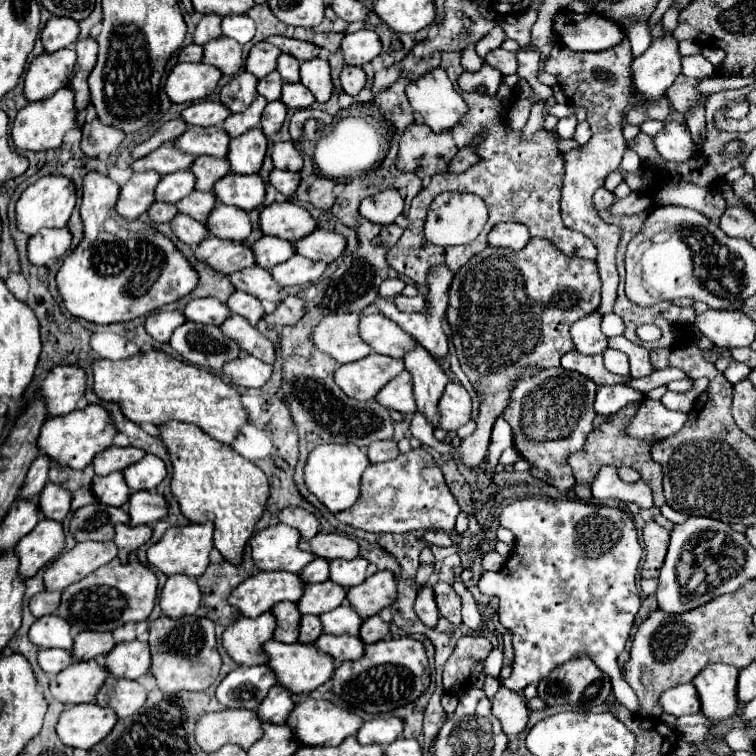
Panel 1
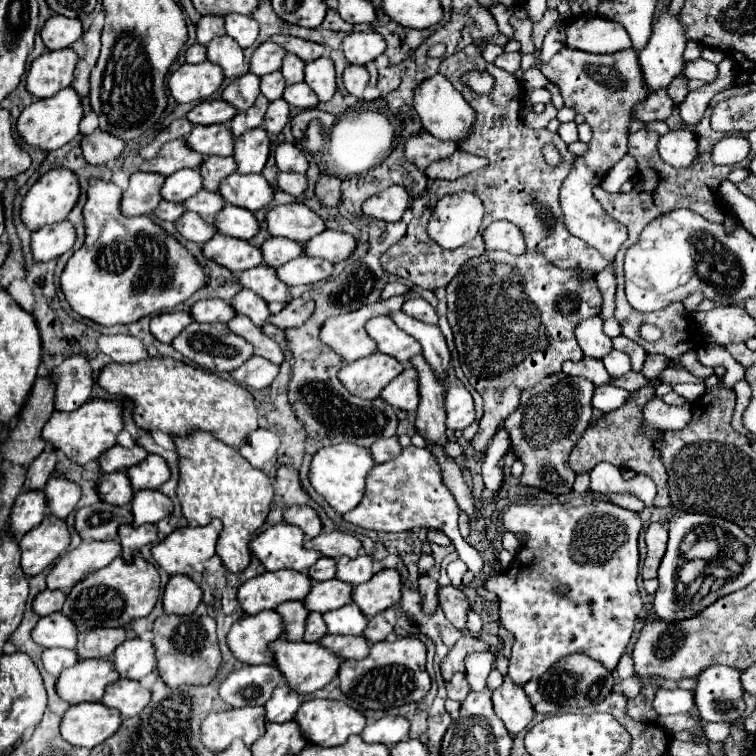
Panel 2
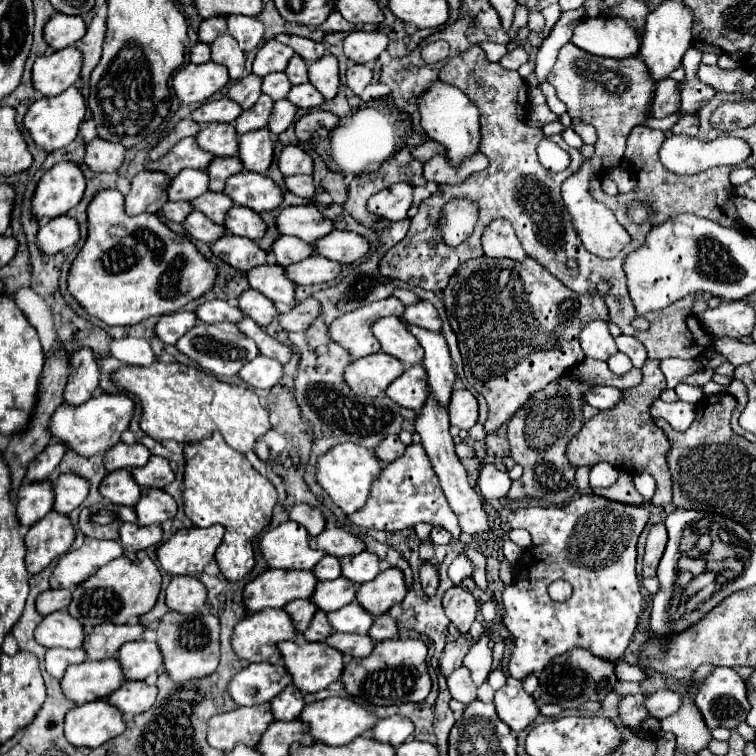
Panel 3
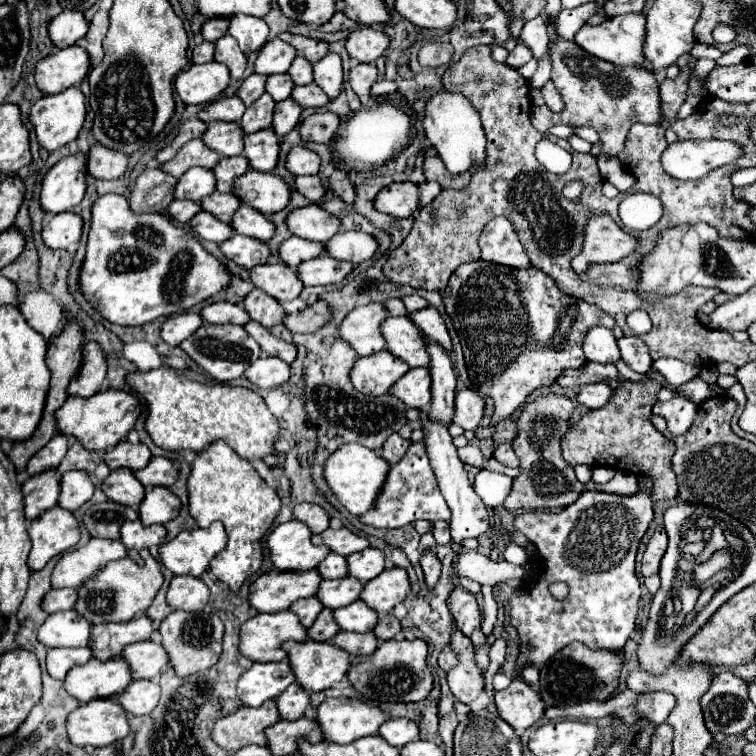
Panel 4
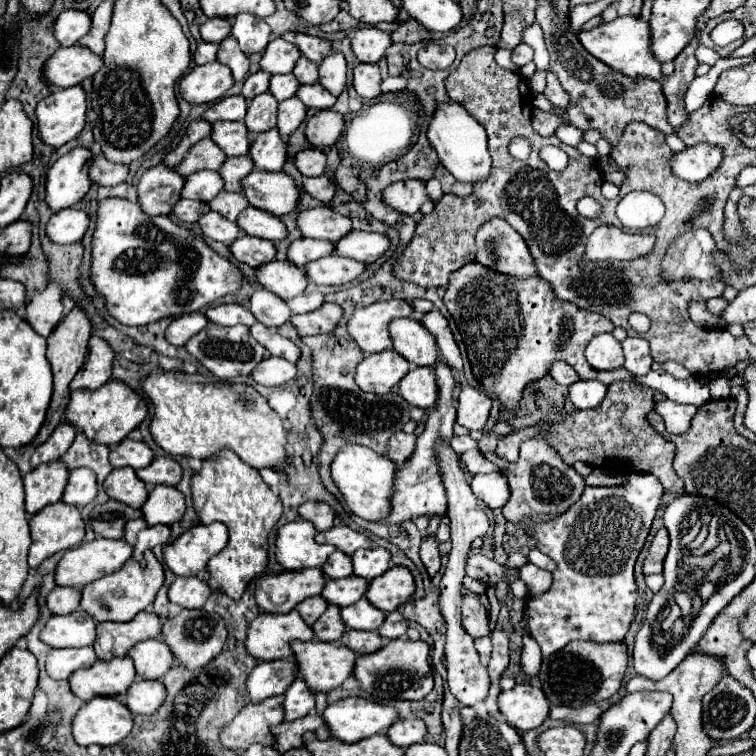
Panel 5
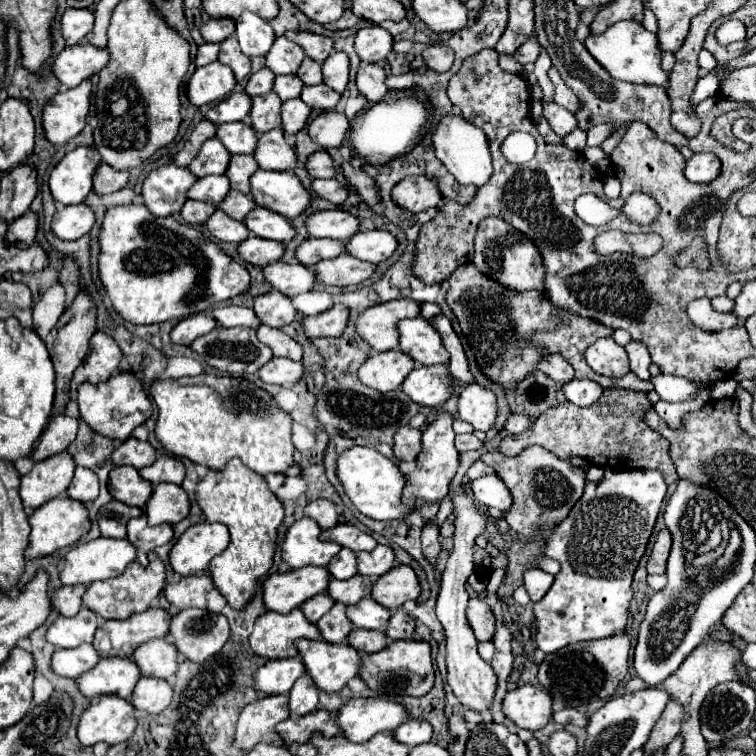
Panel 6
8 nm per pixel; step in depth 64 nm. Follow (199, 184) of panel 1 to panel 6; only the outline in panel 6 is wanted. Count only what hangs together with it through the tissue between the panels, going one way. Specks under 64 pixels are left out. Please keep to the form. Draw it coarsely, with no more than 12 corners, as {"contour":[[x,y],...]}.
{"contour":[[236,154],[226,174],[234,190],[248,194],[258,170],[254,156]]}

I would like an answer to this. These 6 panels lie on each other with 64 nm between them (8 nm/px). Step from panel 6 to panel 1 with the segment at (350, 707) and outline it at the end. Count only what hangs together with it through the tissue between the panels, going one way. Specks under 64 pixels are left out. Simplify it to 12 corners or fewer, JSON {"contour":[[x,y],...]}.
{"contour":[[306,698],[286,724],[300,744],[338,746],[362,720]]}

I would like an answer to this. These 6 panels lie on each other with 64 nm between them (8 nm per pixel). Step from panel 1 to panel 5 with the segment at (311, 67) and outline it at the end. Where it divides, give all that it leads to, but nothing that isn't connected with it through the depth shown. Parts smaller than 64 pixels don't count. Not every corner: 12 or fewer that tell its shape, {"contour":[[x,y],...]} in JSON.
{"contour":[[328,54],[318,66],[318,82],[340,96],[346,86],[346,60]]}

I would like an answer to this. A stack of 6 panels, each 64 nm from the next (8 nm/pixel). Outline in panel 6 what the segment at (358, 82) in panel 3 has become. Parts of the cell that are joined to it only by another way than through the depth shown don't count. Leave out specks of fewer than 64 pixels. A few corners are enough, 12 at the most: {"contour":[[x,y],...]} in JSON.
{"contour":[[362,62],[356,88],[368,102],[388,92],[380,64]]}

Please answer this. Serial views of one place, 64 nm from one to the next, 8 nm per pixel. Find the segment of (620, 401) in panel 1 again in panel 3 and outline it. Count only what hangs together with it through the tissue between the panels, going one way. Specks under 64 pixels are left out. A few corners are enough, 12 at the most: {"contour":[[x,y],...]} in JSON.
{"contour":[[594,386],[586,392],[586,404],[608,410],[622,400],[622,390]]}

